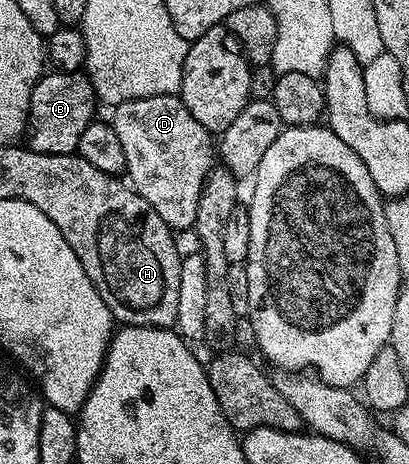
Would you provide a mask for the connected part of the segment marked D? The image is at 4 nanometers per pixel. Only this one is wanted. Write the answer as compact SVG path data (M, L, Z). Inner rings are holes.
M157 95L156 97L146 97L136 101L126 101L114 106L112 117L109 117L109 124L113 131L117 131L117 139L121 142L121 147L125 150L125 163L127 164L126 180L132 189L165 219L165 223L173 231L179 229L190 230L197 219L197 203L201 199L203 184L207 182L213 162L213 137L208 133L193 115L189 115L189 107L177 95Z

